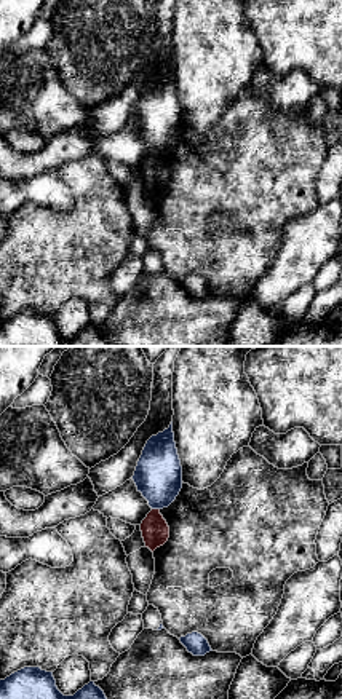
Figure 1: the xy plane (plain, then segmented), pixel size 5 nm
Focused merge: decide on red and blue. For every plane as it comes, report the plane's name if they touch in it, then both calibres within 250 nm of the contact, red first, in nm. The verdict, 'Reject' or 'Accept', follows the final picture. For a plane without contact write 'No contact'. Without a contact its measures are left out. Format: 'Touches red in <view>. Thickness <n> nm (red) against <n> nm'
Touches red in xy. Thickness 140 nm (red) against 240 nm

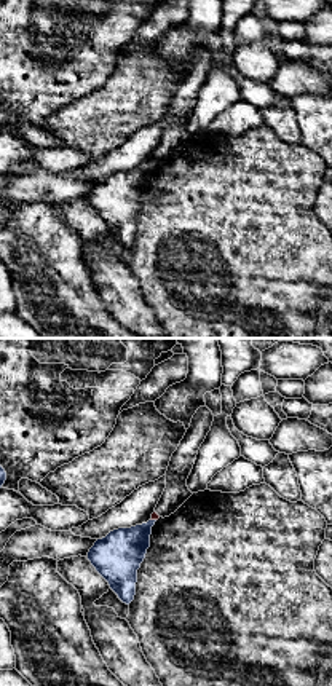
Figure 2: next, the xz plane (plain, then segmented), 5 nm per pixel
Touches red in xz. Thickness 40 nm (red) against 220 nm

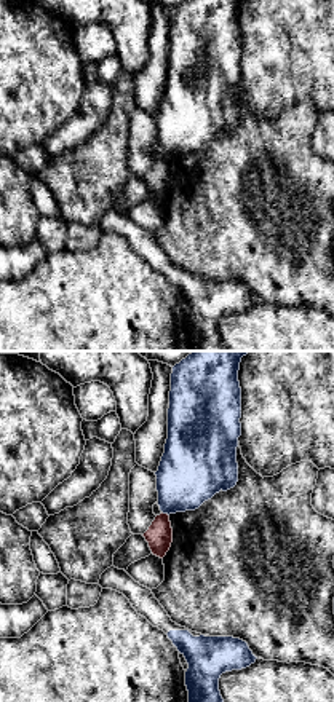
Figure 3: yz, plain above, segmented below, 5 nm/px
Touches red in yz. Thickness 130 nm (red) against 320 nm

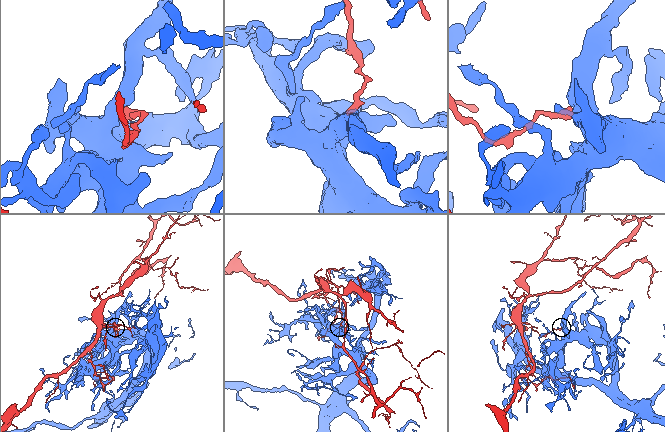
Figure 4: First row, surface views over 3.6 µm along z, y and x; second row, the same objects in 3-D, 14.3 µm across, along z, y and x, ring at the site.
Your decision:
Reject

